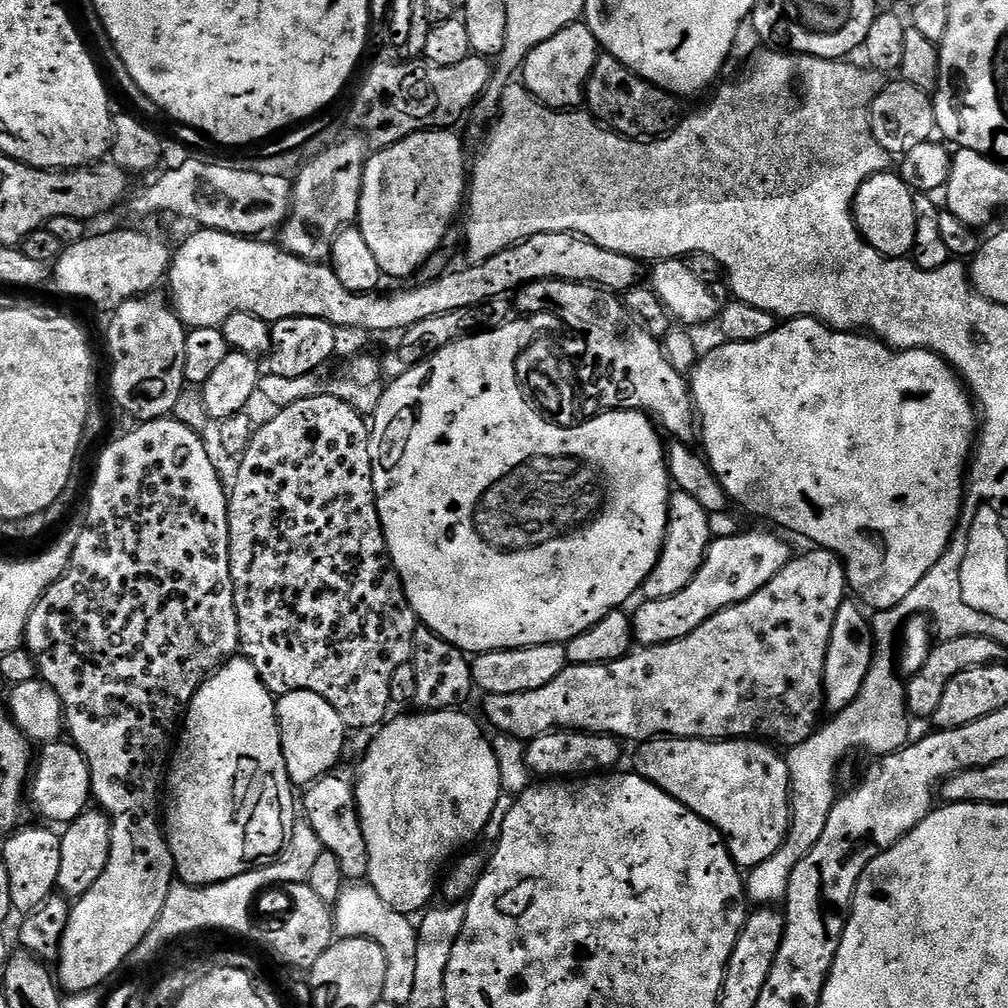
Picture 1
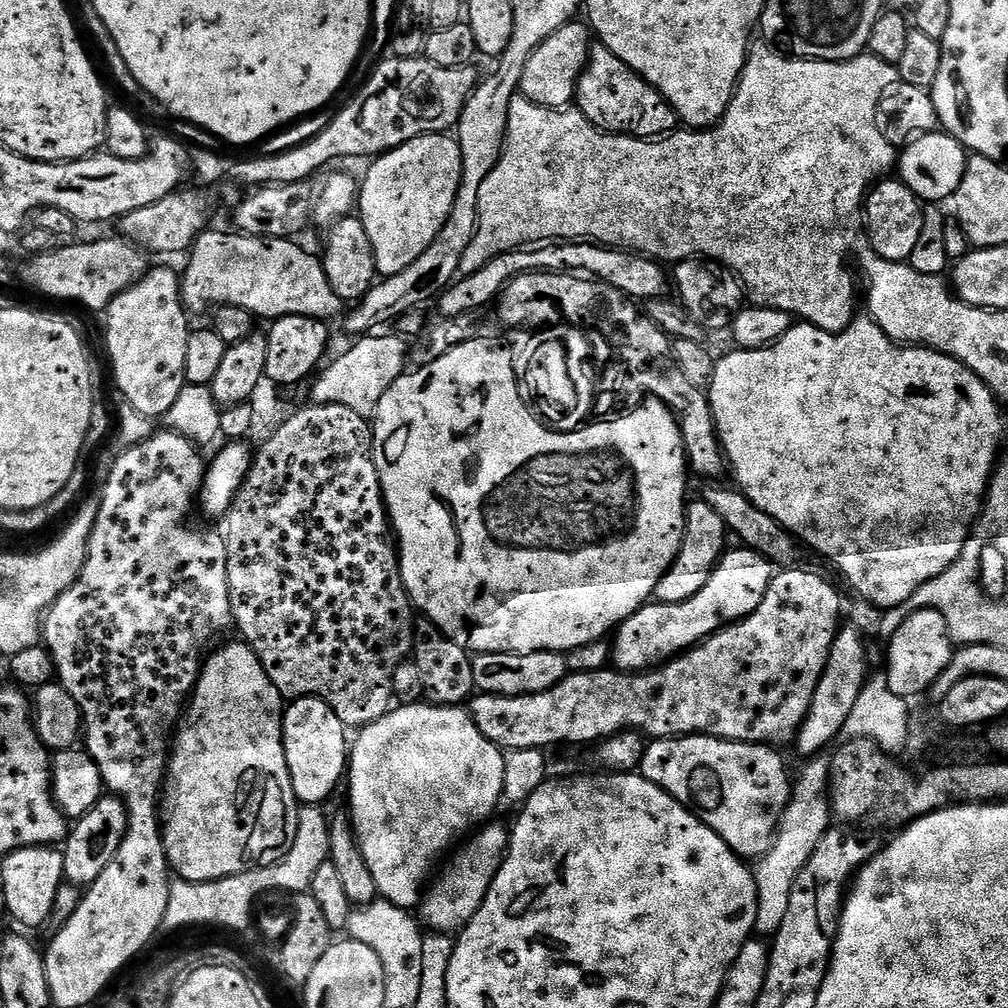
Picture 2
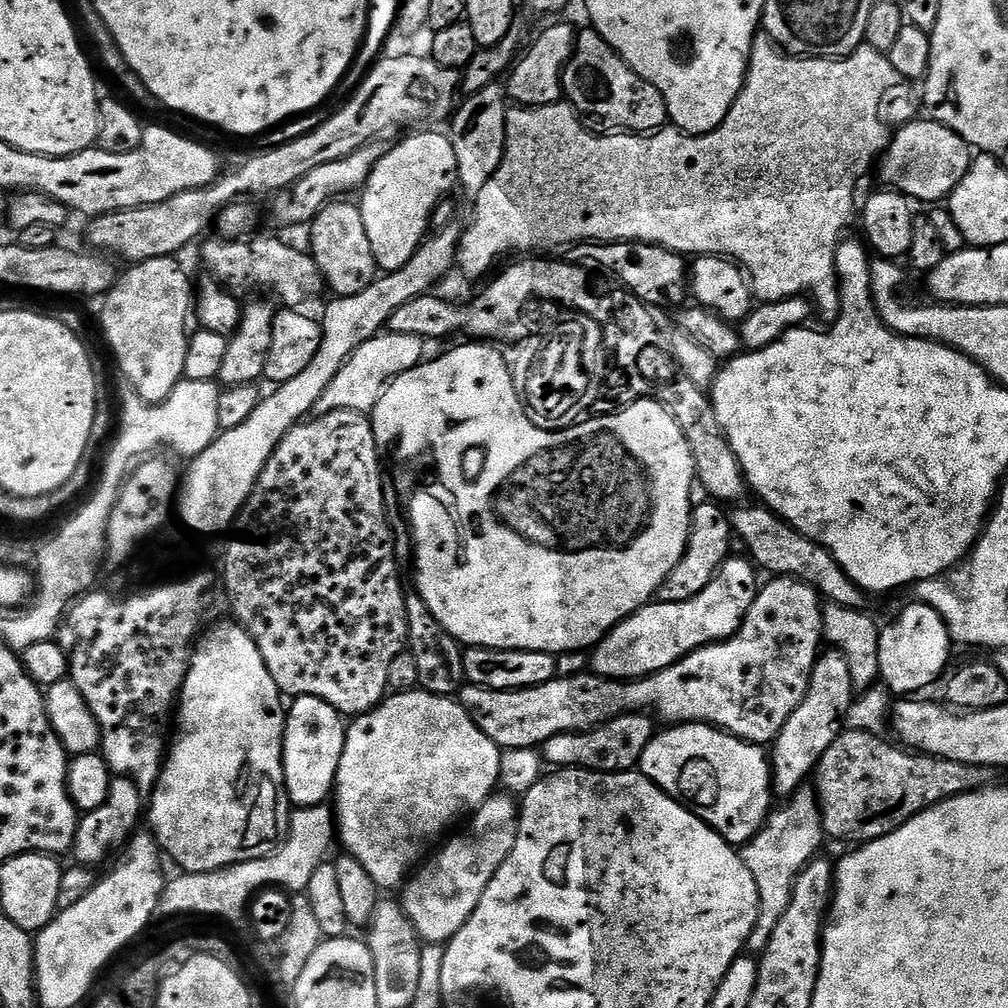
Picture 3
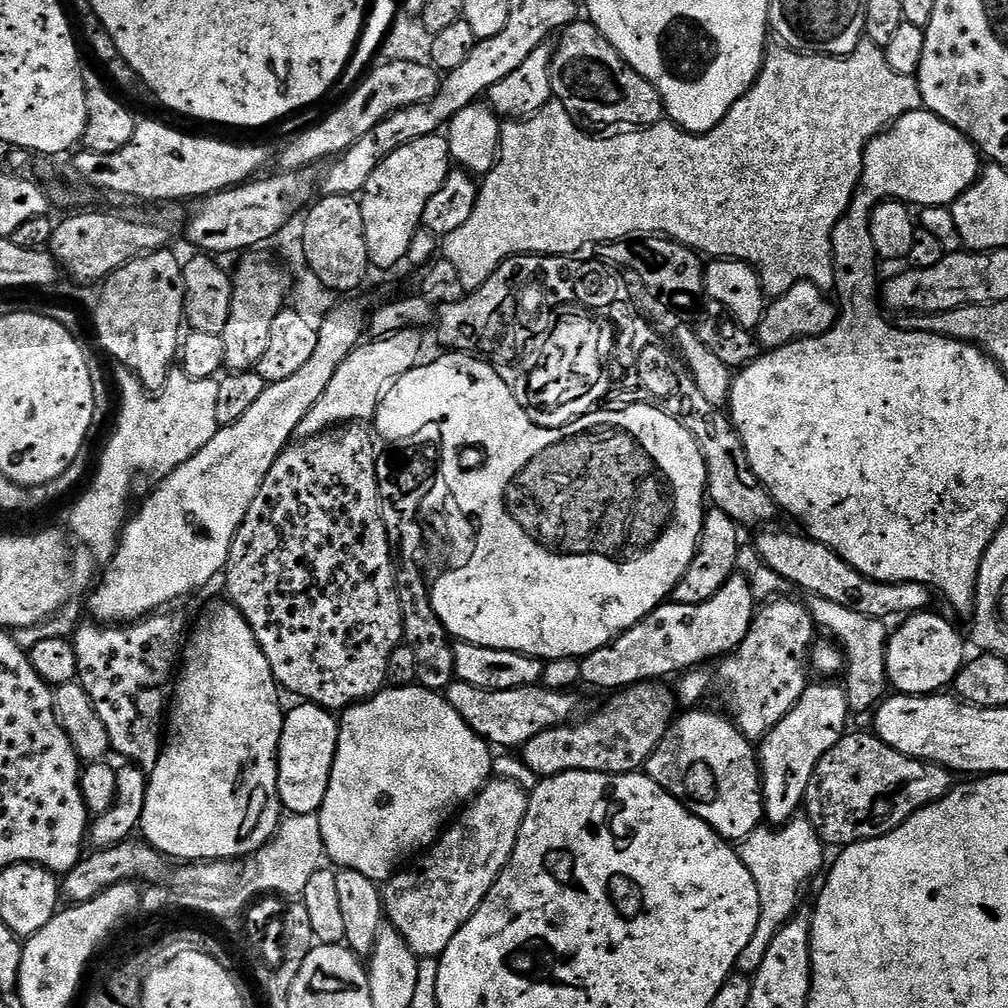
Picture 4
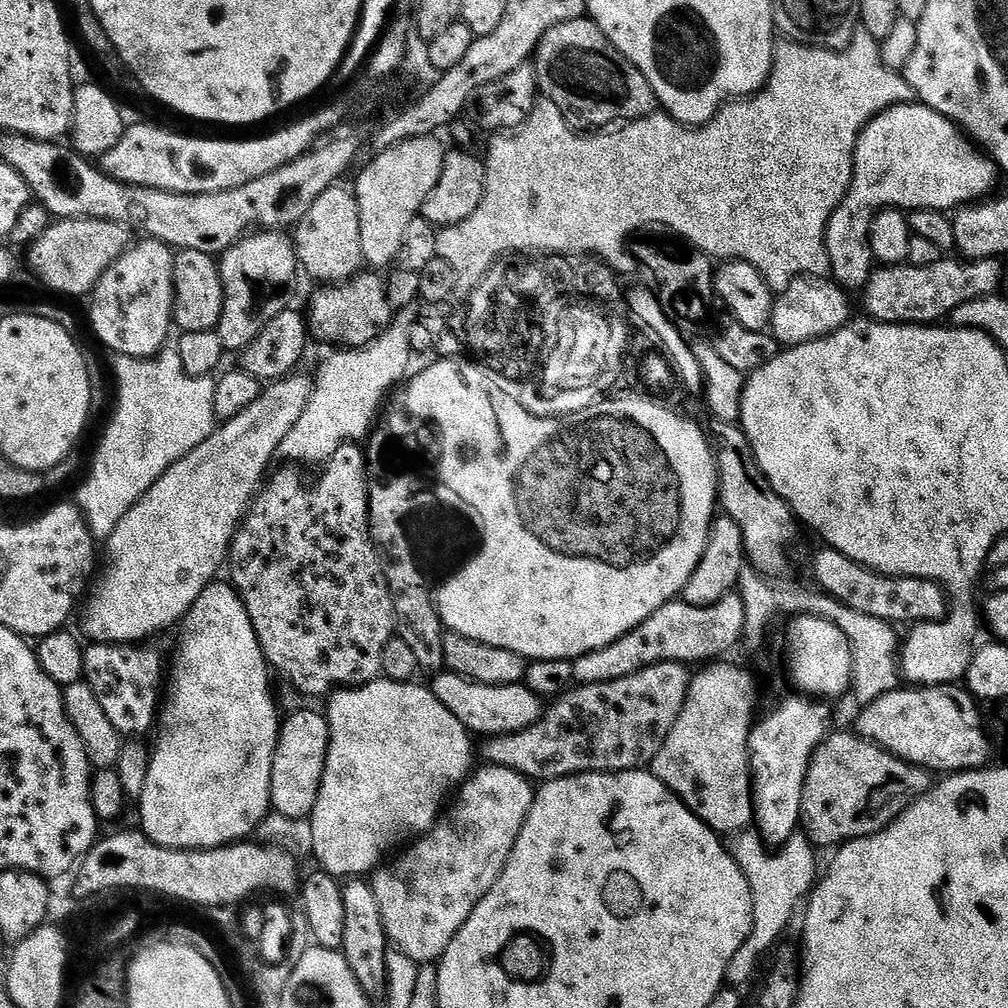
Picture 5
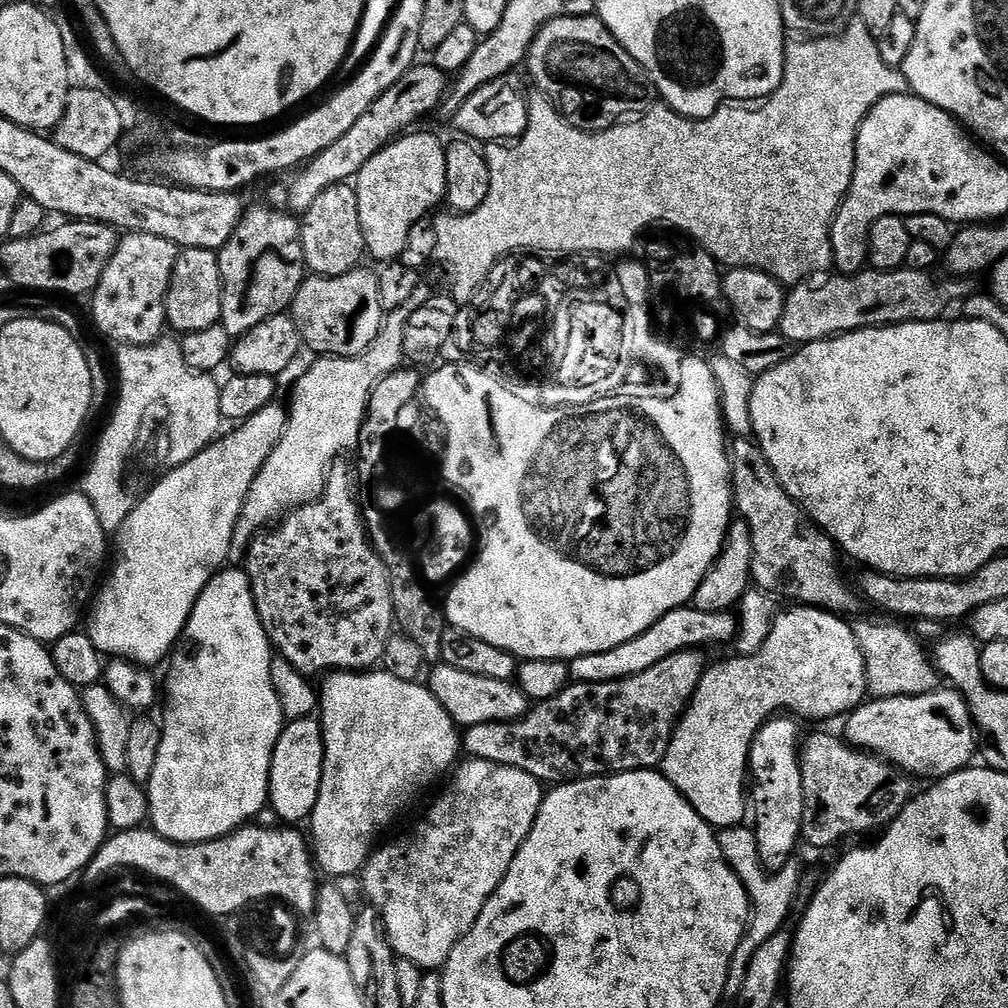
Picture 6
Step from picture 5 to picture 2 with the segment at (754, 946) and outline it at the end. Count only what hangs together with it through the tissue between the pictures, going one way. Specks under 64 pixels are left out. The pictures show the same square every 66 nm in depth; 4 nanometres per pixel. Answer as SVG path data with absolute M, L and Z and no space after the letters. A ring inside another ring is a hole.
M820 758L805 759L800 773L797 776L795 773L792 794L780 819L780 827L776 829L776 838L767 854L759 857L754 864L758 890L756 932L764 938L771 937L782 926L782 918L786 918L786 909L790 907L792 887L802 866L810 862L814 850L818 850L818 842L822 842L834 824L828 795L828 760L816 759Z

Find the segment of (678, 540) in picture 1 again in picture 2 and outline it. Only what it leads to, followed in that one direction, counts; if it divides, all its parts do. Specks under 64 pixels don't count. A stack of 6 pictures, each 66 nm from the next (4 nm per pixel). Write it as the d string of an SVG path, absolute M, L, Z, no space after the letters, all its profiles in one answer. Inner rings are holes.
M696 498L696 501L689 503L684 510L684 541L674 558L674 562L667 570L664 576L651 594L651 599L658 604L677 604L686 602L686 598L694 598L698 590L702 588L712 576L712 572L719 564L721 556L726 549L726 534L728 527L726 522L714 510L714 506L707 504L703 498Z

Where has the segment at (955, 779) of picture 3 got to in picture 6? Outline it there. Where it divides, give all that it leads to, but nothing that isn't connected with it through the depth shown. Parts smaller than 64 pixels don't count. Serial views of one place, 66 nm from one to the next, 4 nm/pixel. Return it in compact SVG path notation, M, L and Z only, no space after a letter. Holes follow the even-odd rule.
M816 732L809 740L807 737L803 741L798 752L804 795L802 840L805 845L813 844L816 848L828 848L847 836L860 836L863 832L874 831L875 828L887 828L914 795L914 780L907 772L900 771L893 764L873 756L870 752L862 752L859 748L852 747L847 740L836 736L831 736L828 732Z

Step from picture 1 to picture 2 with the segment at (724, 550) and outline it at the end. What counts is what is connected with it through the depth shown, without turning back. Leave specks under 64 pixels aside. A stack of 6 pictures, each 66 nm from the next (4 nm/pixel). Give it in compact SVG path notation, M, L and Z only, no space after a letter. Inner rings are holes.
M752 548L734 549L725 551L719 564L712 572L712 576L700 590L694 594L694 598L686 598L686 602L677 604L658 604L655 602L645 603L643 608L638 609L630 618L626 618L620 627L615 629L610 640L610 660L619 671L641 672L649 668L655 668L677 656L695 648L701 640L719 632L721 628L735 624L737 620L744 620L762 602L766 590L770 586L774 575L774 565L760 552Z

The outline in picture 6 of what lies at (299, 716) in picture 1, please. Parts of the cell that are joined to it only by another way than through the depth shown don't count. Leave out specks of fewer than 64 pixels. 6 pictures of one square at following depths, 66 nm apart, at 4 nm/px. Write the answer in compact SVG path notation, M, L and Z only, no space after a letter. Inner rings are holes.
M319 719L289 720L285 723L270 762L270 782L268 783L268 804L276 811L277 821L288 826L299 825L299 820L307 821L318 802L318 790L322 786L322 766L324 765L324 730Z

